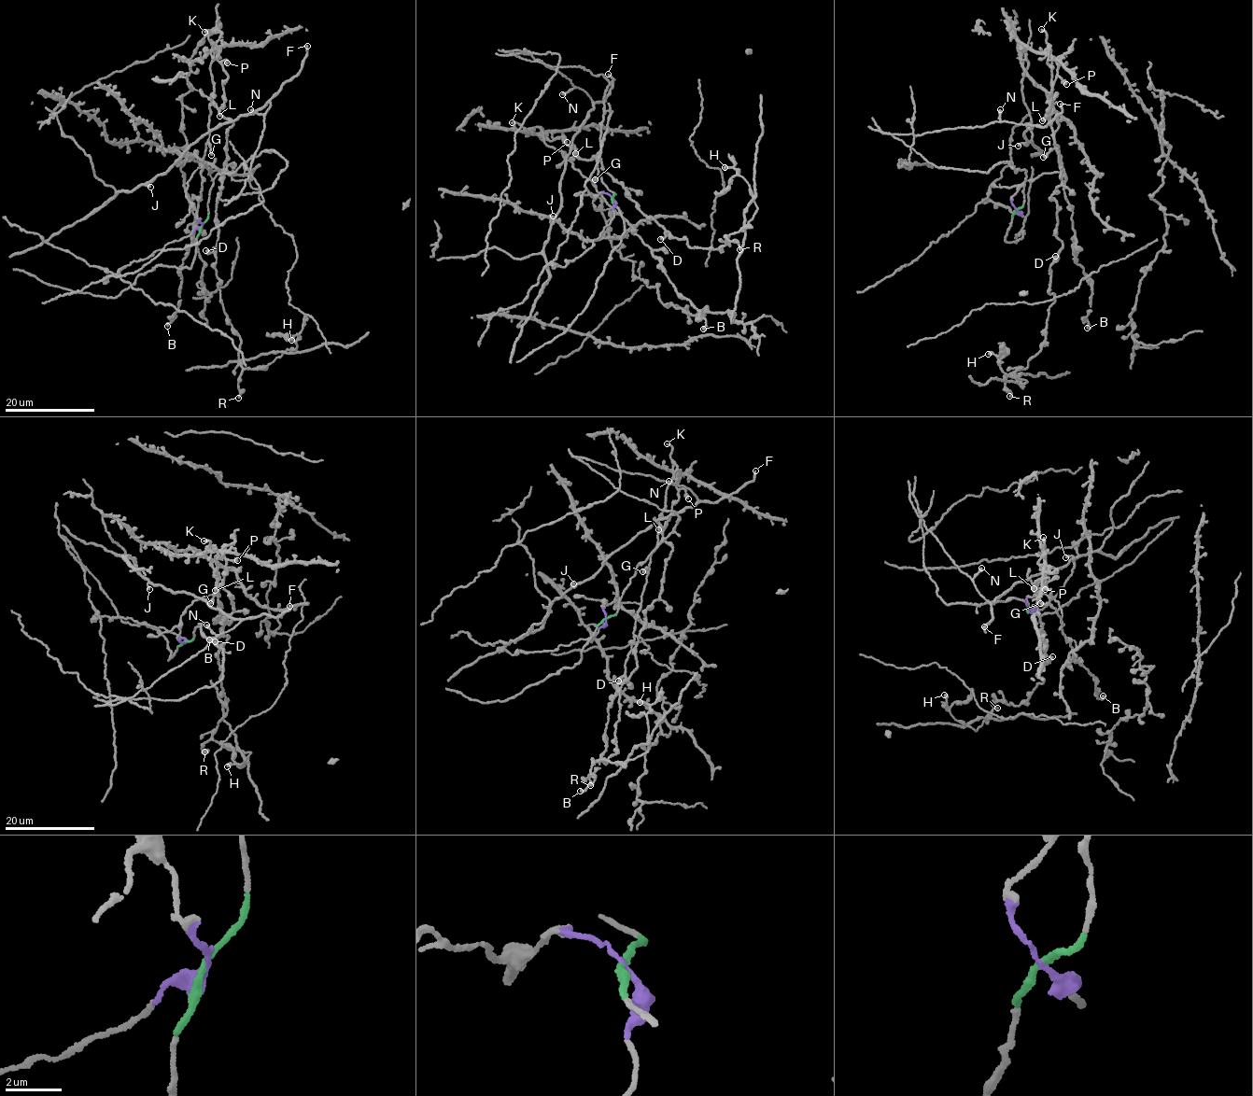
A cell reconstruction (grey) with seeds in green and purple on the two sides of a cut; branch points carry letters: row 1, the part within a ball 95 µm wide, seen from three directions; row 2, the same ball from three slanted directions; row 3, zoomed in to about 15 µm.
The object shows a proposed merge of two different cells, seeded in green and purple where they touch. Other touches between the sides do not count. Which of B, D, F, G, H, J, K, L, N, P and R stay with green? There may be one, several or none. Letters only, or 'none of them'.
F, J, N

